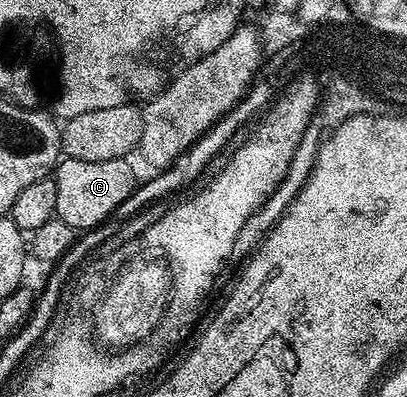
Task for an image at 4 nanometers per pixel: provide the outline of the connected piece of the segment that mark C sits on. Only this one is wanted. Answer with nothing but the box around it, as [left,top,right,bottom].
[53,157,137,233]

